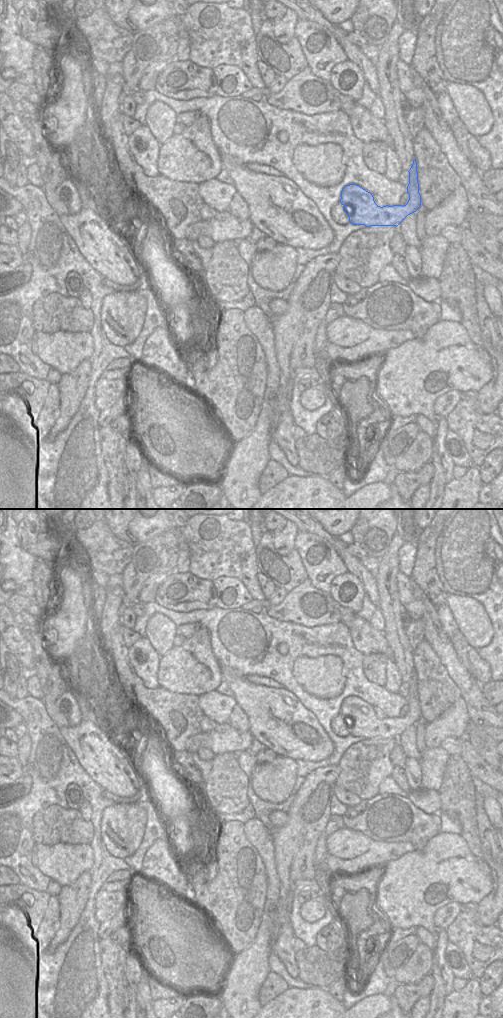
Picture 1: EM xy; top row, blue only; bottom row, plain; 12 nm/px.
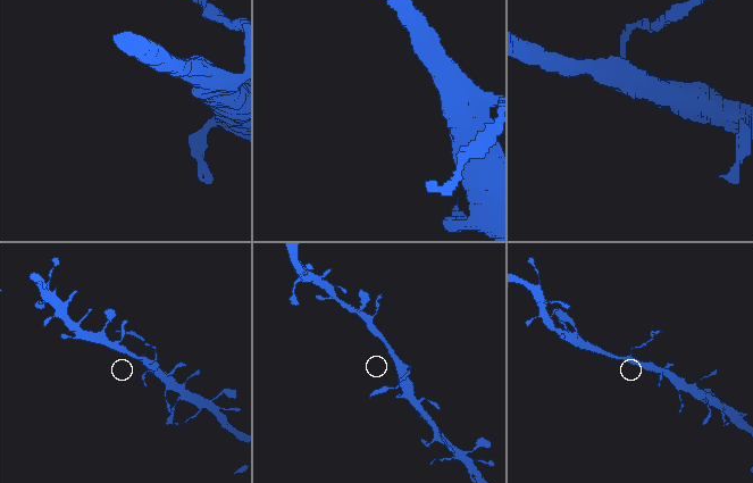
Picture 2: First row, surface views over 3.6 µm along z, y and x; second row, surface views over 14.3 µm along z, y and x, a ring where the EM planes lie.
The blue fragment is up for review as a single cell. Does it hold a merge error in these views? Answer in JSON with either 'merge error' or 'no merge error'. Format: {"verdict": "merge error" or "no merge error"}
{"verdict": "merge error"}

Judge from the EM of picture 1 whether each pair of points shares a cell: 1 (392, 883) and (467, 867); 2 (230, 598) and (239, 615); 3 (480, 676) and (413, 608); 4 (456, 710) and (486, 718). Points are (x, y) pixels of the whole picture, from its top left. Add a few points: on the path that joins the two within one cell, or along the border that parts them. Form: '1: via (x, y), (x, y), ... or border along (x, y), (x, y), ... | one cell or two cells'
1: via (411, 883), (419, 883), (444, 871), (448, 871) | one cell
2: border along (216, 606), (221, 608), (241, 608) | two cells
3: border along (470, 672), (481, 685) | two cells
4: border along (461, 696), (470, 721) | two cells

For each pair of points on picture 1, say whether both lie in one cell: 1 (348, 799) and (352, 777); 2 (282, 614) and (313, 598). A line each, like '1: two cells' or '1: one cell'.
1: two cells
2: one cell

